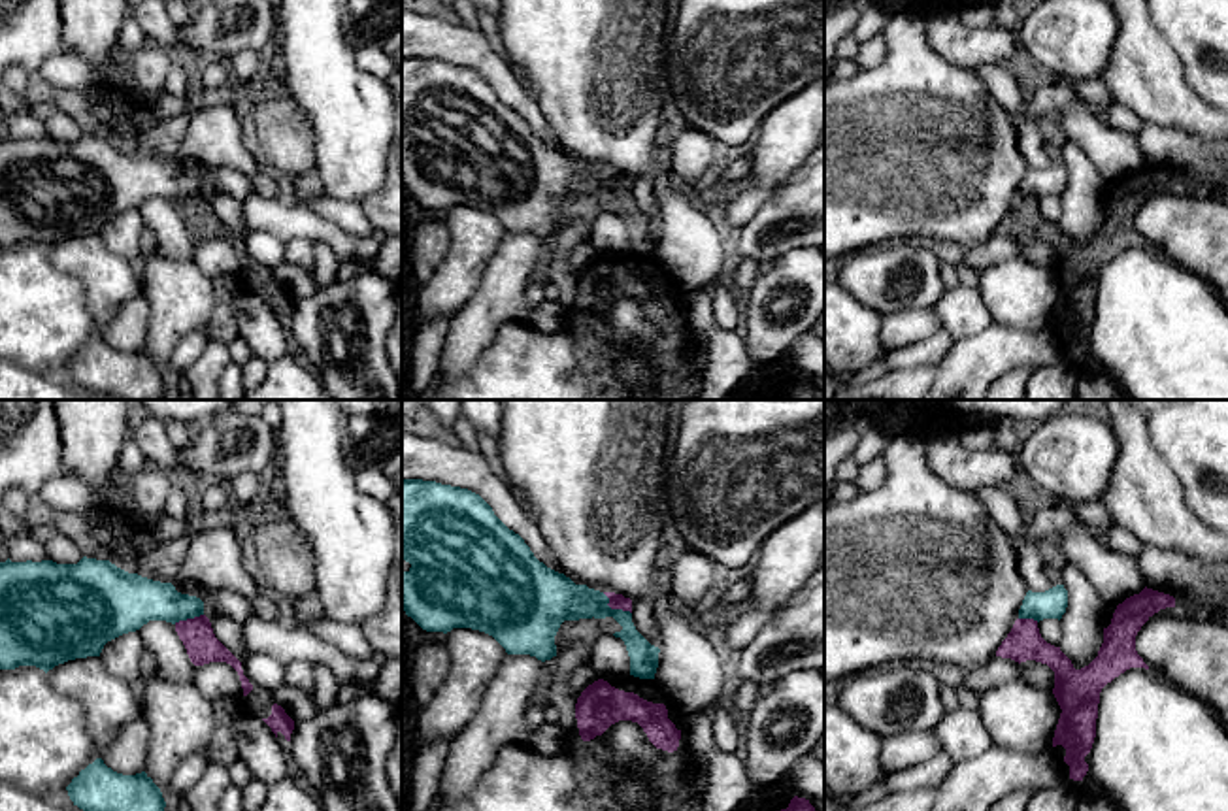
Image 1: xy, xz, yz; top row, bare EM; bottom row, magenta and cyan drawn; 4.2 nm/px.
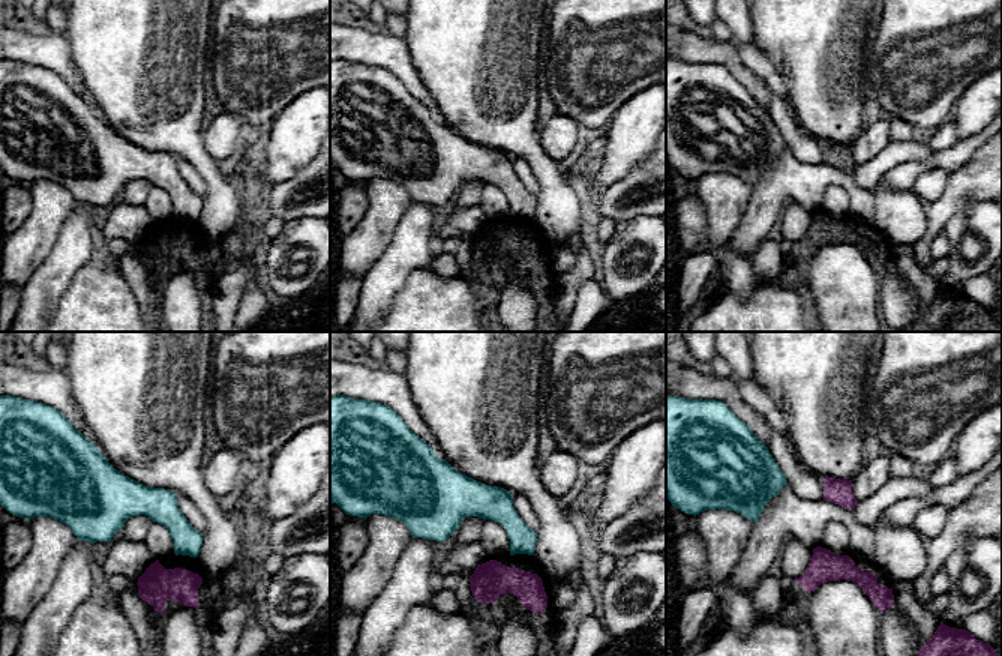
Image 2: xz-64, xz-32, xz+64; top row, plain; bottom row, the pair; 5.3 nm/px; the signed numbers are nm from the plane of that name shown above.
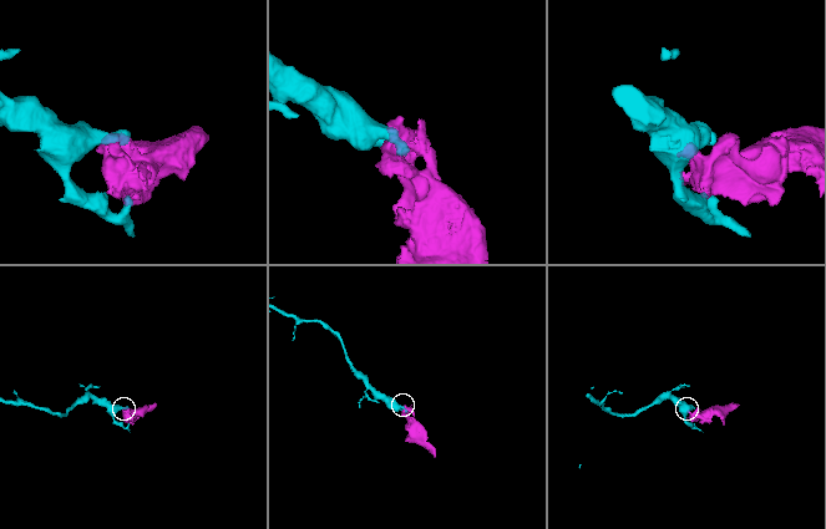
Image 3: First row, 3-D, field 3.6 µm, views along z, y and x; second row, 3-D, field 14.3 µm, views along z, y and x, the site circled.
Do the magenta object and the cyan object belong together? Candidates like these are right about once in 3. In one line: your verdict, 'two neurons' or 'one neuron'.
two neurons

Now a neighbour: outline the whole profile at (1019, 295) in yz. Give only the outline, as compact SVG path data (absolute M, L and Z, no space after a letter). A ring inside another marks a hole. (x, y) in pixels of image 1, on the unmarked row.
M1024 257L977 272L979 292L992 321L1005 328L1037 332L1053 323L1060 283L1053 270Z

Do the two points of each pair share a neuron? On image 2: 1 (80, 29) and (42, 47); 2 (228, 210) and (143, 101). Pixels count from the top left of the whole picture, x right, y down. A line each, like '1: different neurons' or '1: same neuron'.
1: different neurons
2: same neuron

